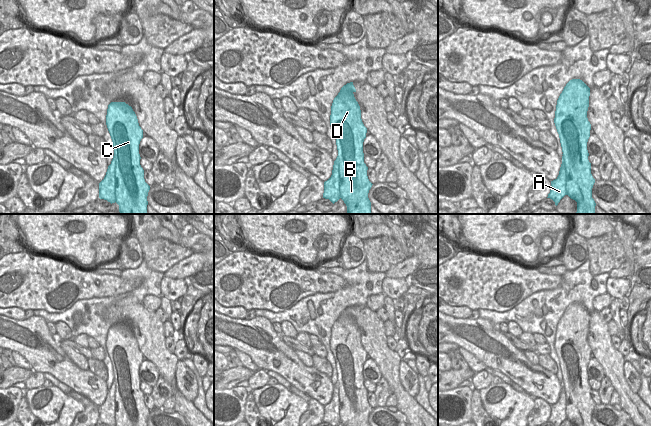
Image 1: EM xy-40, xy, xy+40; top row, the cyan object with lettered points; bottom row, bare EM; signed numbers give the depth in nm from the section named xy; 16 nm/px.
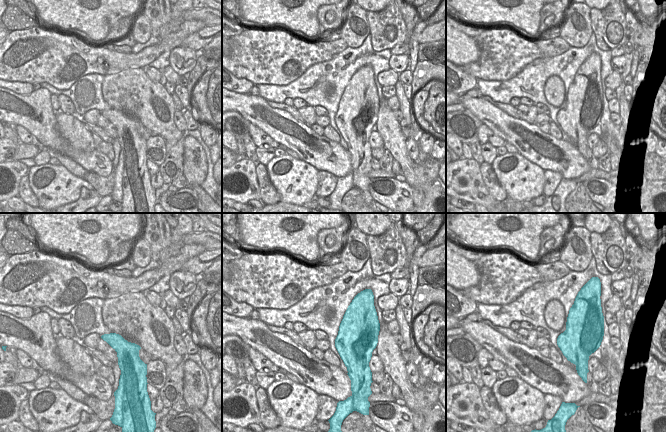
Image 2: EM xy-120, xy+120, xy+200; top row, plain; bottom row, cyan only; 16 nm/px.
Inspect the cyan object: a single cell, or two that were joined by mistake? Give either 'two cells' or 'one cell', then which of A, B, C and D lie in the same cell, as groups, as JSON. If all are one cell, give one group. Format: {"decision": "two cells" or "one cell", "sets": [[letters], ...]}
{"decision": "two cells", "sets": [["A"], ["B", "C", "D"]]}

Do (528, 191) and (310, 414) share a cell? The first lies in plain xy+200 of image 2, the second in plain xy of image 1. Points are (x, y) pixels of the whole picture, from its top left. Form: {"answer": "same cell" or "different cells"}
{"answer": "different cells"}

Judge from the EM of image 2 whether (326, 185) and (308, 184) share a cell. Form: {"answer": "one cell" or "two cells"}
{"answer": "two cells"}

